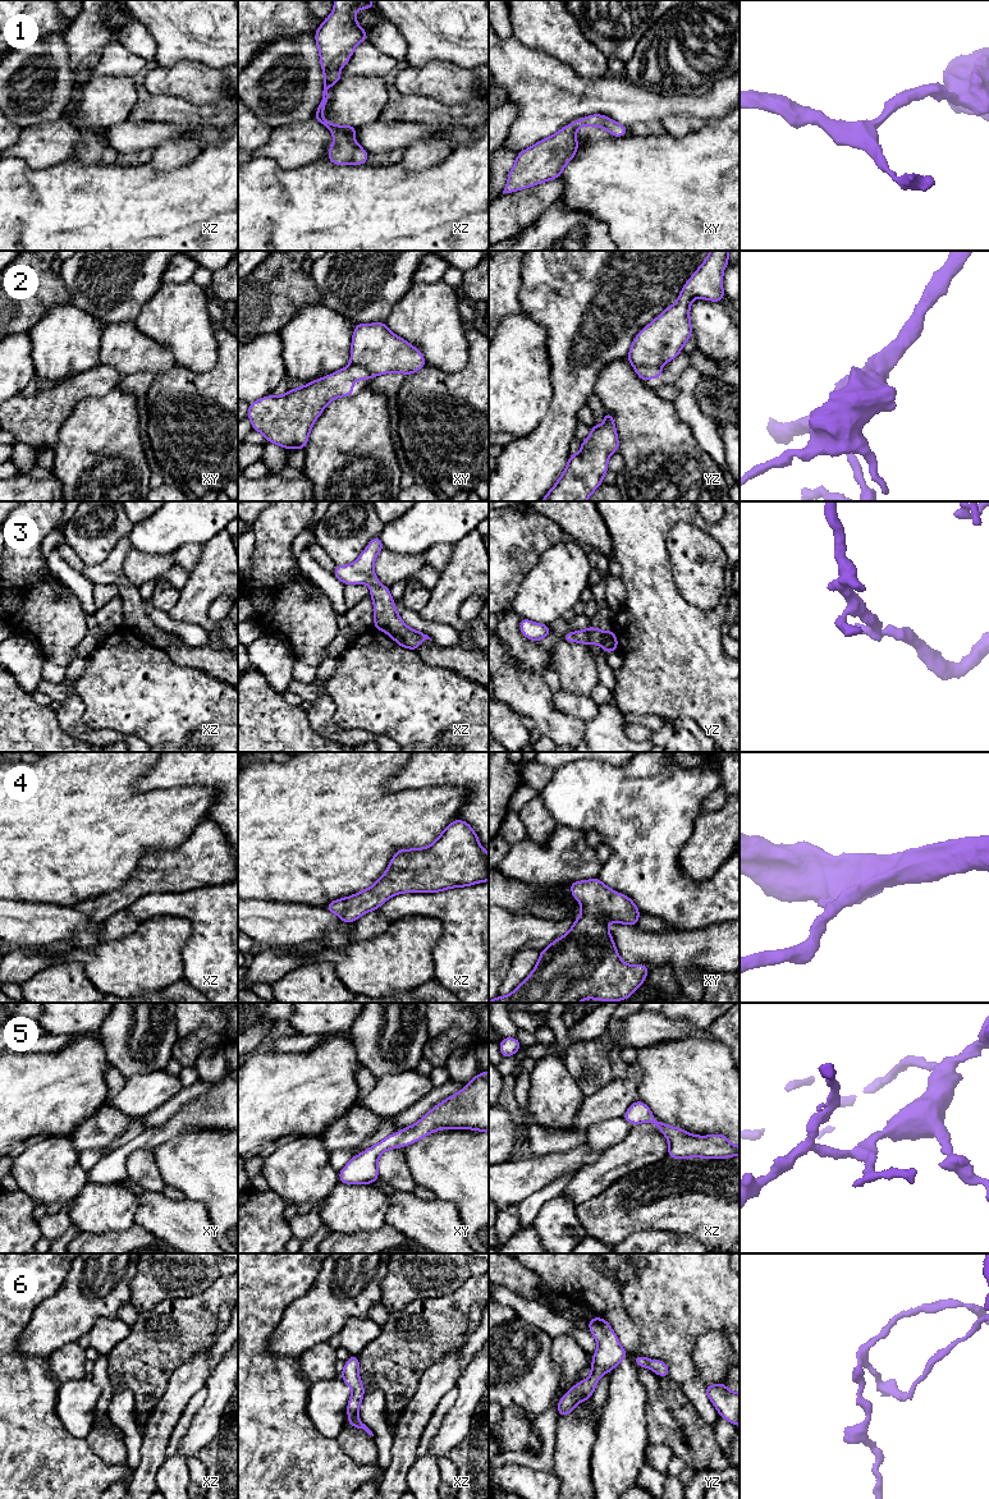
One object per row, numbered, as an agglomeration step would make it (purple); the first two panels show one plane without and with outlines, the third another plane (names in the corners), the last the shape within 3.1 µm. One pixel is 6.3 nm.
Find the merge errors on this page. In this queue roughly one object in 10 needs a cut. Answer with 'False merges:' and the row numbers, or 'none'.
False merges: 2

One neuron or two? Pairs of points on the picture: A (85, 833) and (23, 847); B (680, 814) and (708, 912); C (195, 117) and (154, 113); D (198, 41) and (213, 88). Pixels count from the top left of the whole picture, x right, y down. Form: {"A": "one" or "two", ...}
{"A": "one", "B": "one", "C": "one", "D": "two"}

